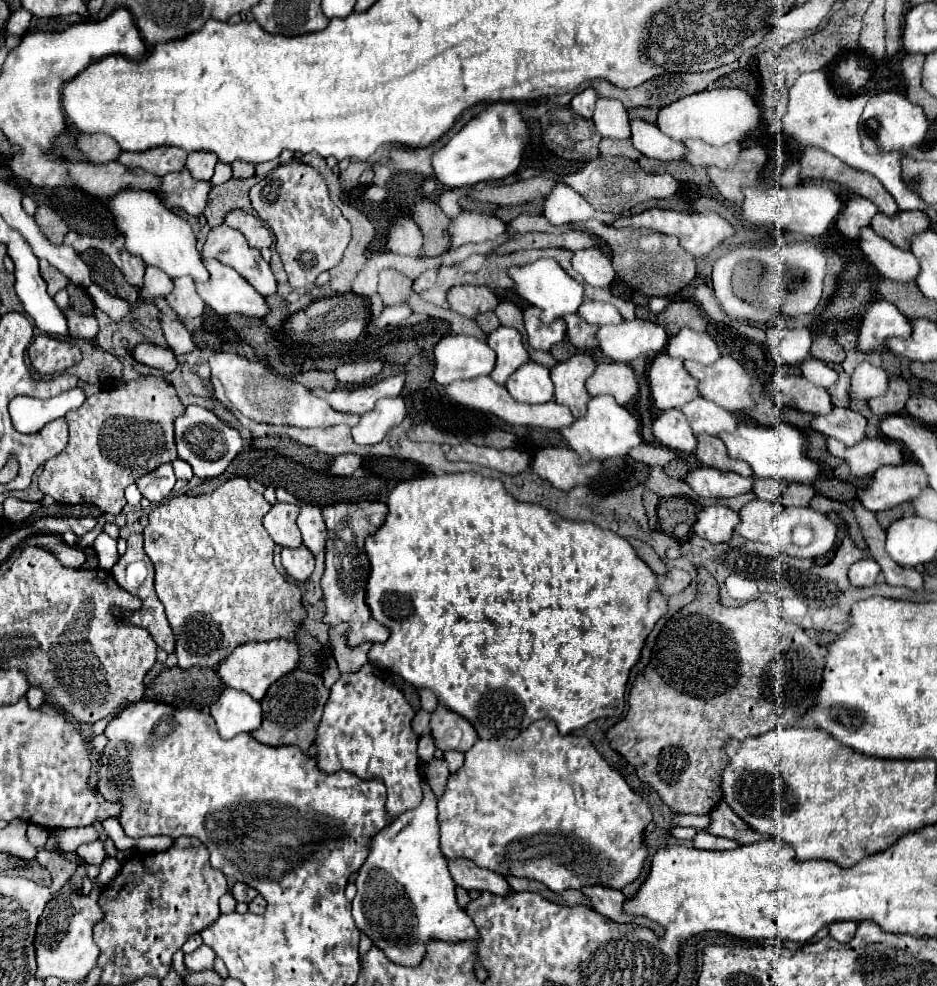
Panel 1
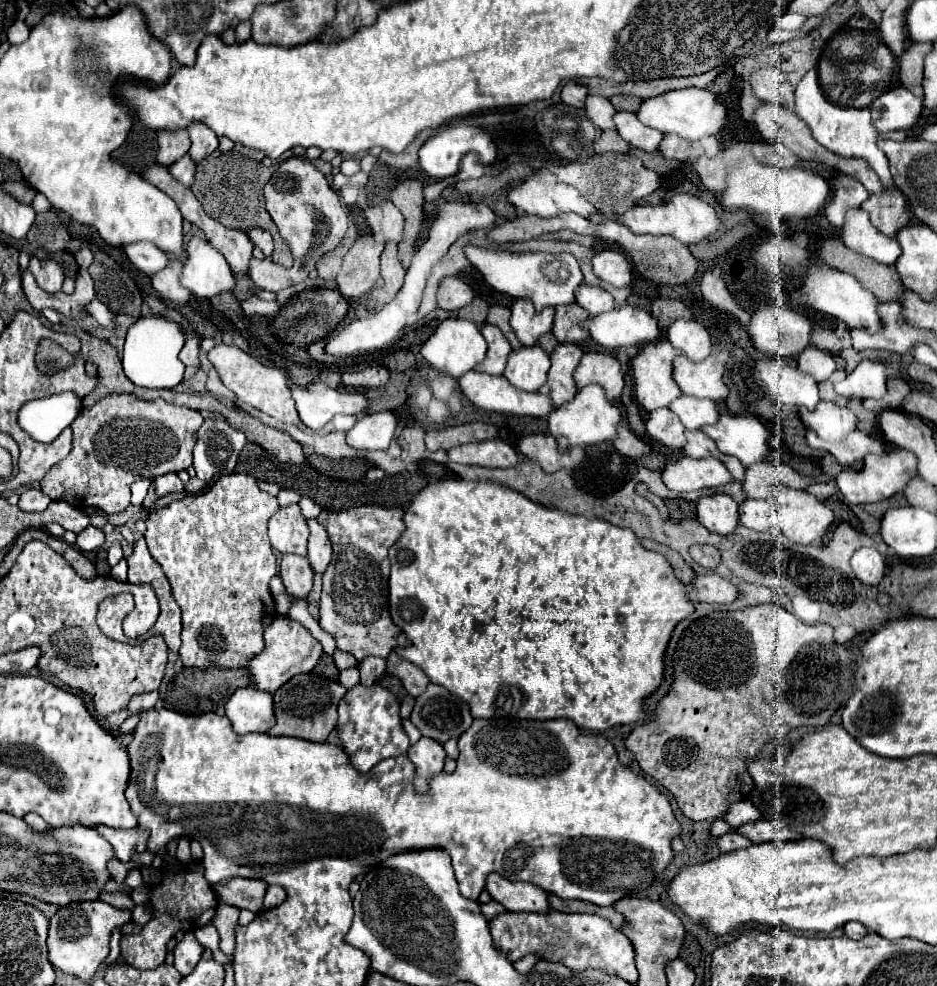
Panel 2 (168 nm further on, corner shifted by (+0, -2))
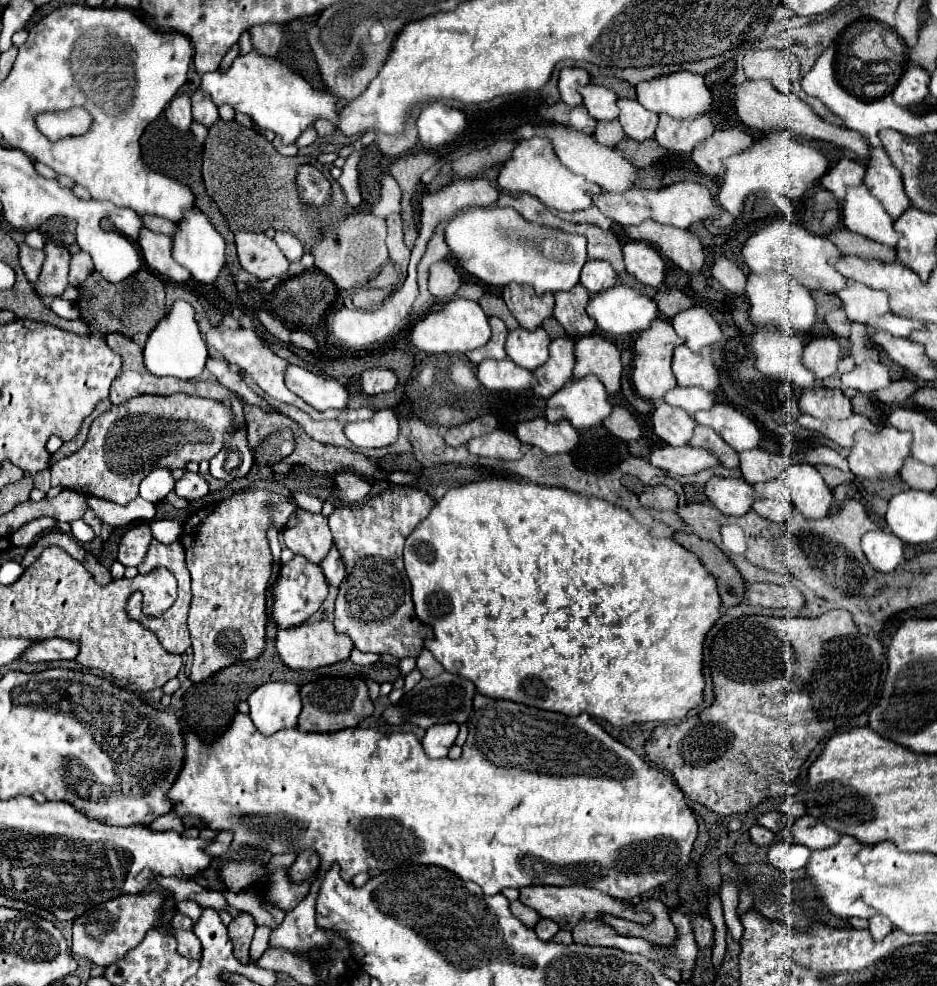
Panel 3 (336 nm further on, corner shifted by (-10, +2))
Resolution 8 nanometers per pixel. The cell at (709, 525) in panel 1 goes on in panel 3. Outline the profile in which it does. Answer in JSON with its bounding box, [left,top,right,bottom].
[705,477,755,517]

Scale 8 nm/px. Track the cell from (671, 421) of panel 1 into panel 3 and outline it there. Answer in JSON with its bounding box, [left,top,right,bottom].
[653,403,697,445]

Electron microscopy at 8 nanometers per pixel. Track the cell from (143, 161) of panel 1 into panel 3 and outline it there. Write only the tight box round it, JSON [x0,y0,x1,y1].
[165,93,193,131]

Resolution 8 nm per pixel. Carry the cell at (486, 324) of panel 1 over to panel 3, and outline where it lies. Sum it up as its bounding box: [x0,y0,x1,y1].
[455,283,483,301]

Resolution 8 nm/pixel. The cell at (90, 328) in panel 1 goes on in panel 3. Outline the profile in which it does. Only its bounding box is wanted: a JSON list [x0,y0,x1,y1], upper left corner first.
[19,241,45,283]

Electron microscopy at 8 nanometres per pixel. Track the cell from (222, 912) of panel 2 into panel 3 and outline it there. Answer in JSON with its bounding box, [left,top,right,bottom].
[229,913,255,965]

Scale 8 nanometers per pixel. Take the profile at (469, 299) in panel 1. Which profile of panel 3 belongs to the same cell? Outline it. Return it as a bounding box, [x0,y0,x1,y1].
[429,261,461,301]

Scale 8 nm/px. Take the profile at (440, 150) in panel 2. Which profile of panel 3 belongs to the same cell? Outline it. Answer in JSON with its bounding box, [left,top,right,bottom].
[415,101,467,149]

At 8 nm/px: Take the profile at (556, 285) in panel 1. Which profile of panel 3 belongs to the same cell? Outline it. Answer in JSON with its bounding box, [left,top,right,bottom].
[445,207,587,293]

